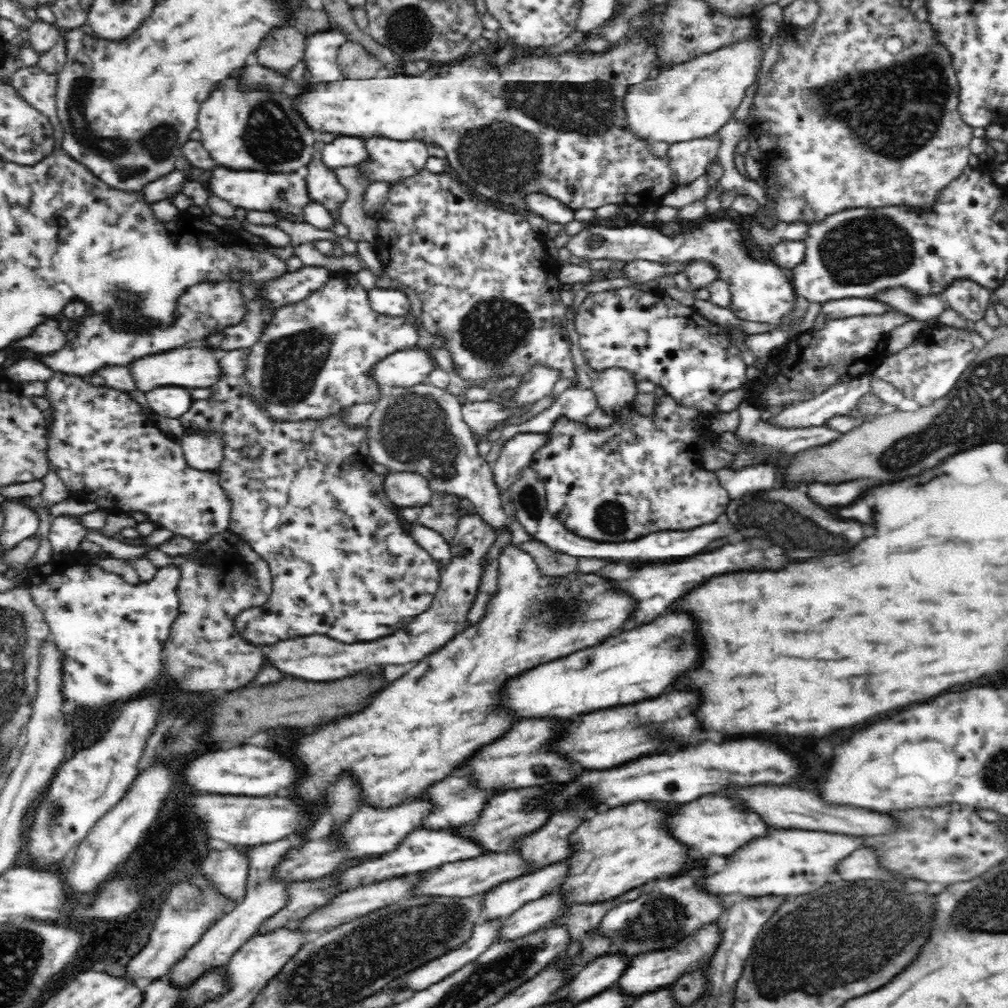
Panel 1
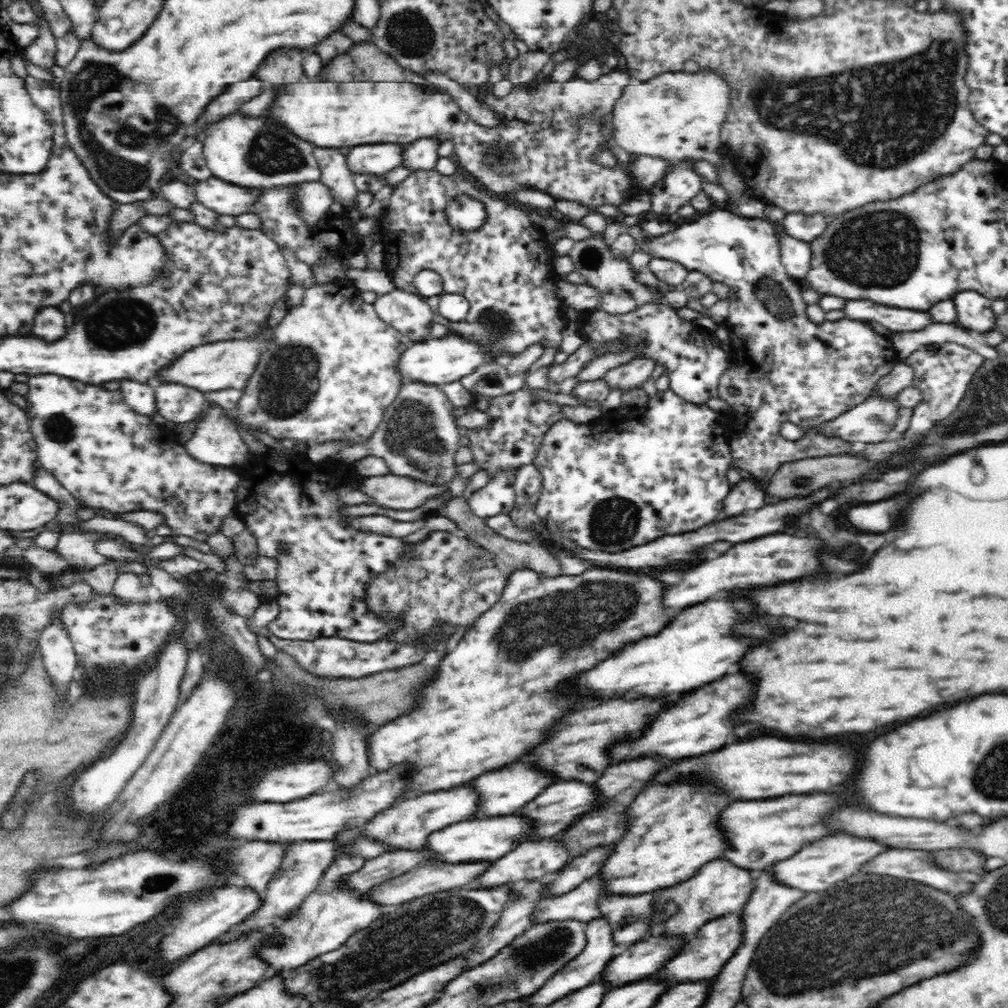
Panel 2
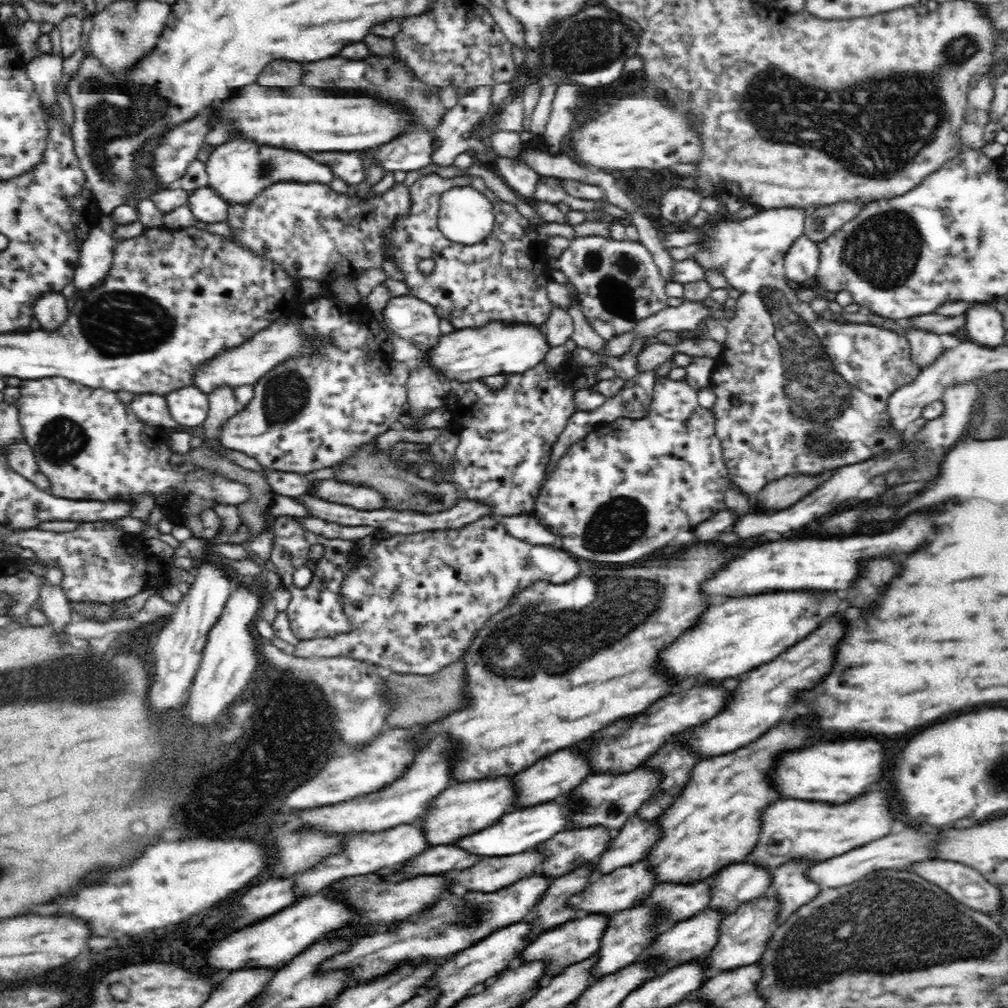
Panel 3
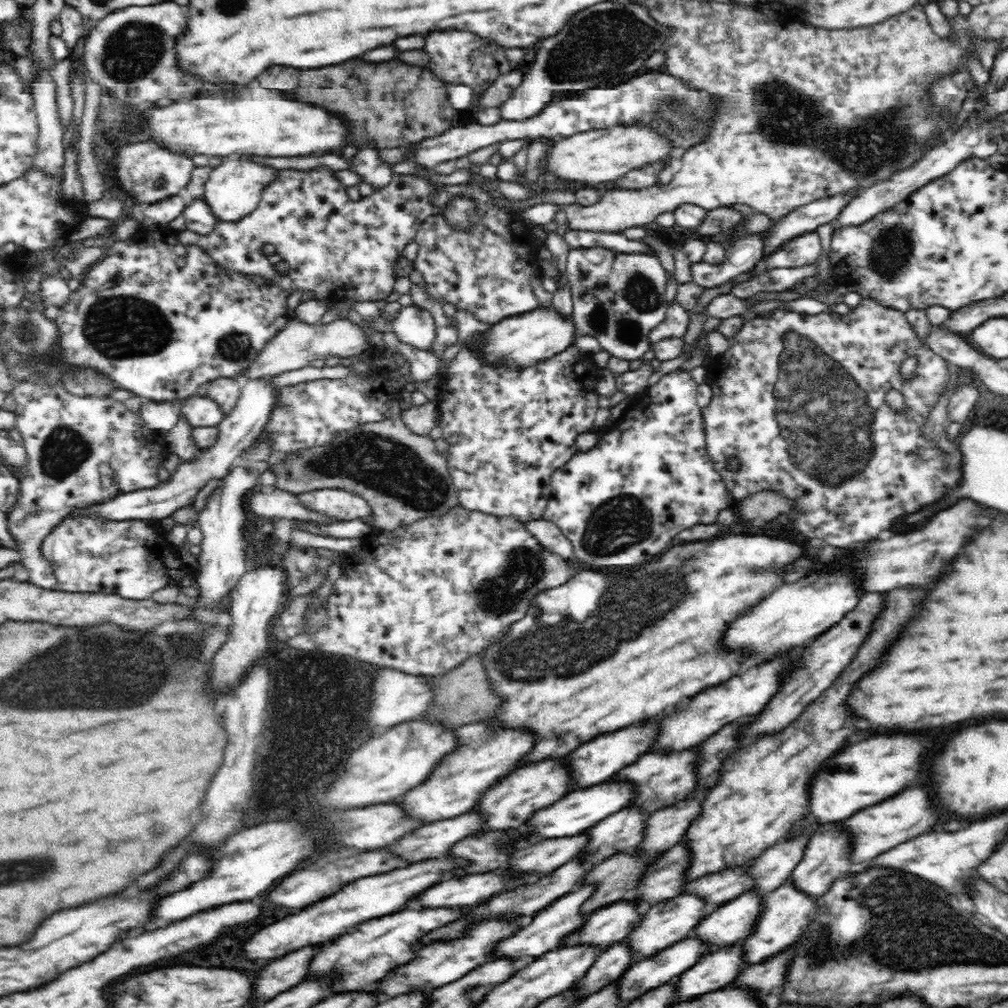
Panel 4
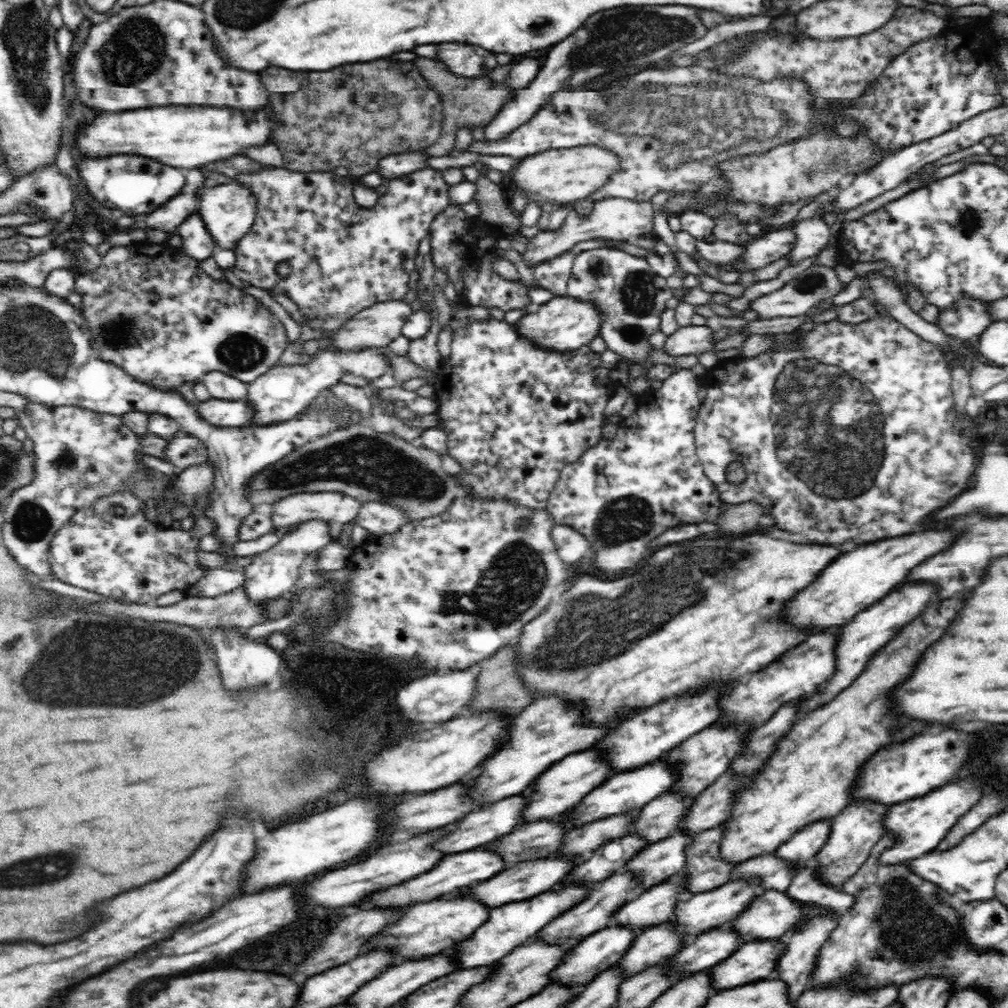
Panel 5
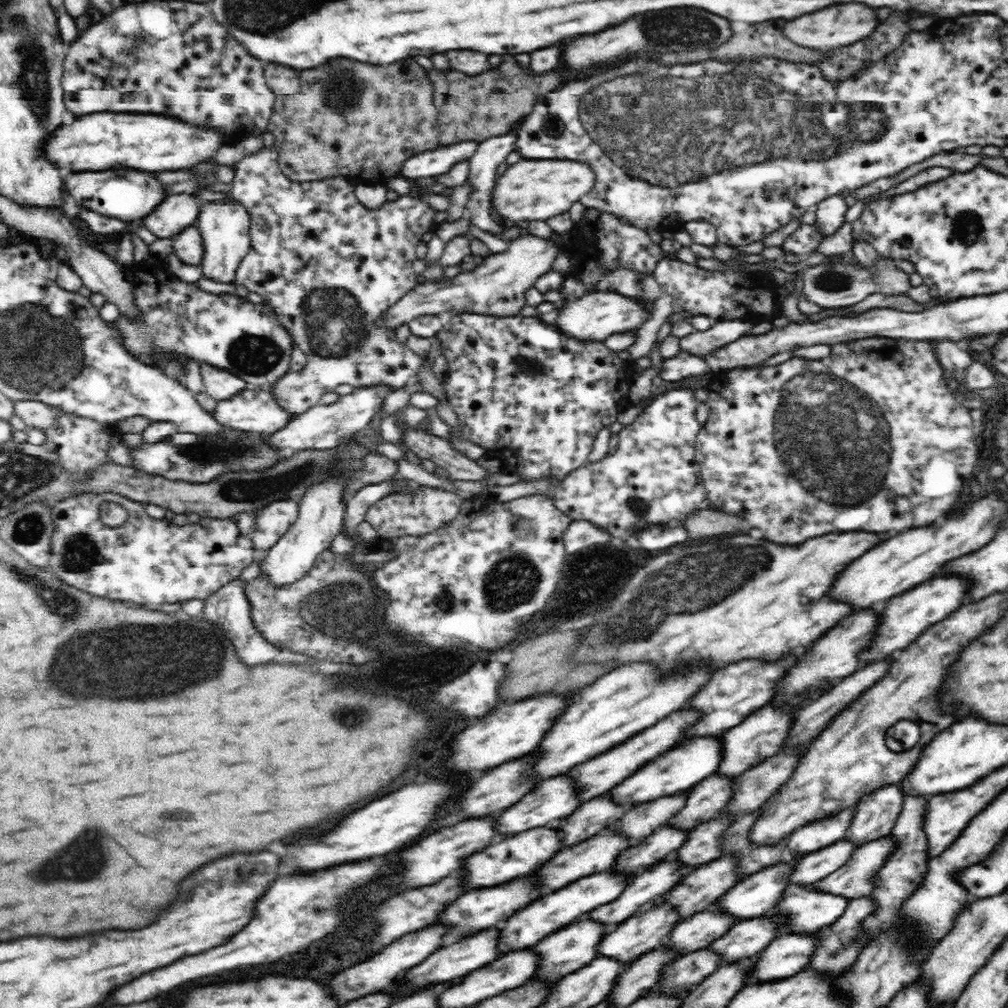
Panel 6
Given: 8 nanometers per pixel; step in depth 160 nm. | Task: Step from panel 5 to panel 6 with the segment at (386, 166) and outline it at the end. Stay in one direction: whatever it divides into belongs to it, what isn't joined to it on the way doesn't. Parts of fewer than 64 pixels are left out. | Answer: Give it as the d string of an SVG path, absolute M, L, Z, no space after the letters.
M464 141L412 155L404 162L401 176L412 180L447 174L455 164L468 161L476 152L478 145L474 141Z

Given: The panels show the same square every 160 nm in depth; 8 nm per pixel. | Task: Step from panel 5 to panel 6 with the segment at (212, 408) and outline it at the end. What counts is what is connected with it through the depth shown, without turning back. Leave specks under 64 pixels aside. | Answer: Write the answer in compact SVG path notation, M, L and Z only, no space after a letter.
M245 388L242 392L234 395L233 398L218 401L213 417L222 426L244 432L260 432L260 436L267 437L274 436L276 432L284 430L292 419L298 418L298 415L281 408L270 391L255 391L254 389Z

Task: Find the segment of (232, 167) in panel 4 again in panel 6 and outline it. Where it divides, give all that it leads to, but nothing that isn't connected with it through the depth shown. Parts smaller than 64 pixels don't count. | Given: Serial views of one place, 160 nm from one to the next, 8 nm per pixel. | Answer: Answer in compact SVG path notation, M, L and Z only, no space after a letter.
M212 202L201 206L196 226L204 247L200 262L202 276L222 284L235 282L235 272L251 247L250 221L249 212L236 202Z

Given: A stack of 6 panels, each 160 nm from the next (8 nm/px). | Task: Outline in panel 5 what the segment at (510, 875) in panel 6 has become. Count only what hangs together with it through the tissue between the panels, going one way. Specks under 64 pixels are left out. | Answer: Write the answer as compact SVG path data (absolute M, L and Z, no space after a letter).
M483 847L482 850L470 849L462 854L452 854L452 856L442 858L442 862L430 872L426 872L414 880L408 880L400 886L394 886L386 892L380 892L380 894L372 896L370 902L372 902L372 906L376 904L378 908L394 908L394 906L406 906L406 904L416 904L416 902L428 902L432 898L447 897L446 894L452 894L458 888L470 887L470 884L479 883L478 880L490 880L490 877L501 873L504 868L508 868L508 866L495 850Z

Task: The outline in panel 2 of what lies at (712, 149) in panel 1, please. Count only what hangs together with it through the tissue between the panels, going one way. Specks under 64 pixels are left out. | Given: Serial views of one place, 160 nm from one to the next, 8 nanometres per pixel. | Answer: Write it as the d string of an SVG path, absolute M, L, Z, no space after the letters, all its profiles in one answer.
M686 159L676 165L670 174L667 174L662 180L656 182L651 188L652 212L658 215L673 215L678 213L679 209L691 204L694 198L702 191L702 177L690 167L690 161Z

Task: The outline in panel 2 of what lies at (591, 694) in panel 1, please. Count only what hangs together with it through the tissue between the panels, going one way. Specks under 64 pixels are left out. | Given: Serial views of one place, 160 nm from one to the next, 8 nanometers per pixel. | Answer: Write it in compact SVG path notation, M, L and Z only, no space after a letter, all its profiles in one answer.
M708 600L702 604L696 604L694 608L684 610L674 620L670 620L658 636L644 638L624 650L620 650L616 656L604 660L594 670L582 674L578 678L578 686L590 692L593 696L612 698L620 696L624 700L632 700L634 696L664 696L672 692L688 692L690 688L700 688L702 684L710 684L714 680L720 680L722 676L730 674L730 668L742 660L742 652L746 652L746 640L734 640L730 636L730 624L738 620L738 616L750 616L754 612L754 604L746 604L746 600Z

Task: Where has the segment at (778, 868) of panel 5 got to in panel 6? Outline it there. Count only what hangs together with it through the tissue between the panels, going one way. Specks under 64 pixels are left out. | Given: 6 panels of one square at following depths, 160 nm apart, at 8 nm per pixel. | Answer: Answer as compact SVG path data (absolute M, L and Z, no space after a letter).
M844 838L826 848L807 853L793 868L790 881L808 887L823 880L826 875L836 872L854 854L857 847L860 844L855 846L850 839Z

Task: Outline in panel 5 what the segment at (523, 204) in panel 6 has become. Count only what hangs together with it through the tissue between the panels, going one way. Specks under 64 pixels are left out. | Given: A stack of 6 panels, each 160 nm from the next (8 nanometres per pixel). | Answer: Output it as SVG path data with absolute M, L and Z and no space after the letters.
M596 145L550 149L521 159L512 176L512 192L519 191L527 204L537 204L541 210L553 210L576 201L585 200L608 182L620 168L618 155Z

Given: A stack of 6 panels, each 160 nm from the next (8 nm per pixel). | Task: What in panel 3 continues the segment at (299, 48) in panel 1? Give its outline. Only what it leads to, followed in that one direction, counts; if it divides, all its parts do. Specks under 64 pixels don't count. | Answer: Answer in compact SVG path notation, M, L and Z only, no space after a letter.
M274 60L258 76L258 84L270 88L290 88L298 86L300 78L302 78L302 64L290 60Z

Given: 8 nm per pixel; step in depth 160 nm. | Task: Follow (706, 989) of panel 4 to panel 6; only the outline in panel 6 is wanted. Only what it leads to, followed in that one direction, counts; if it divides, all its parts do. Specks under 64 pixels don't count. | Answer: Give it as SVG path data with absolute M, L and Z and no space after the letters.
M815 933L784 934L755 959L754 982L774 981L794 976L808 968L812 950L816 948Z

